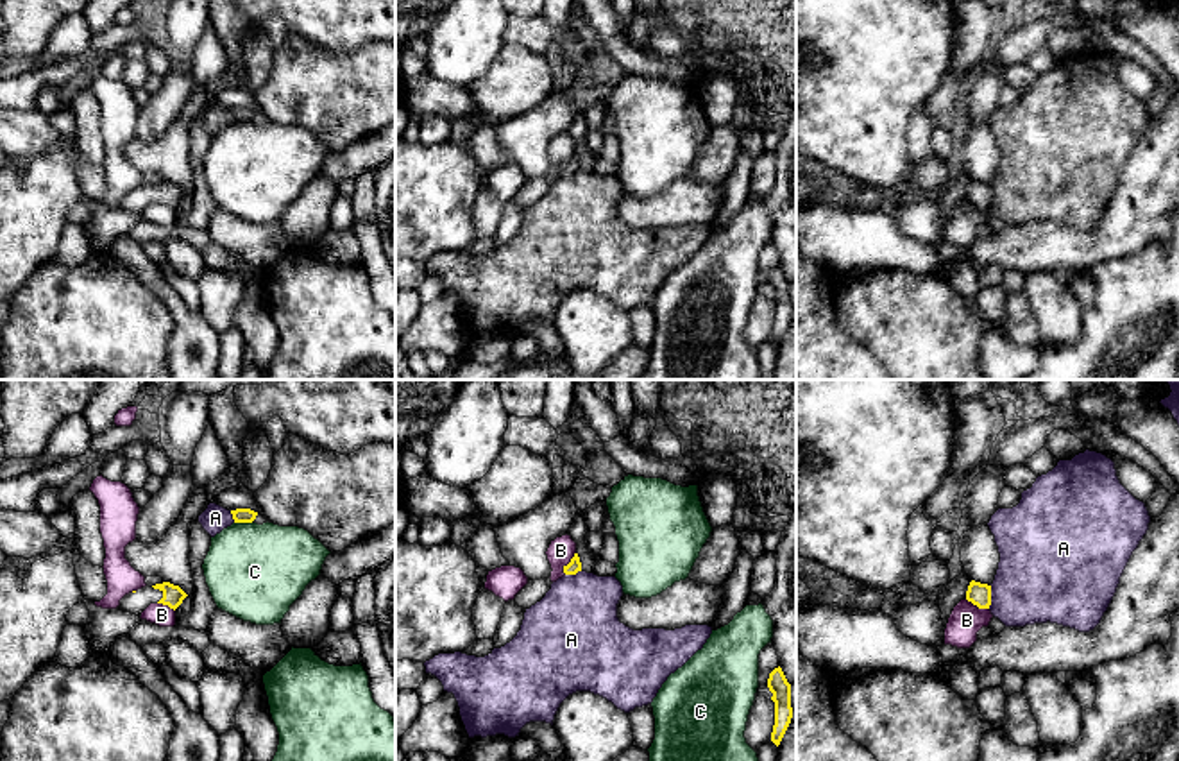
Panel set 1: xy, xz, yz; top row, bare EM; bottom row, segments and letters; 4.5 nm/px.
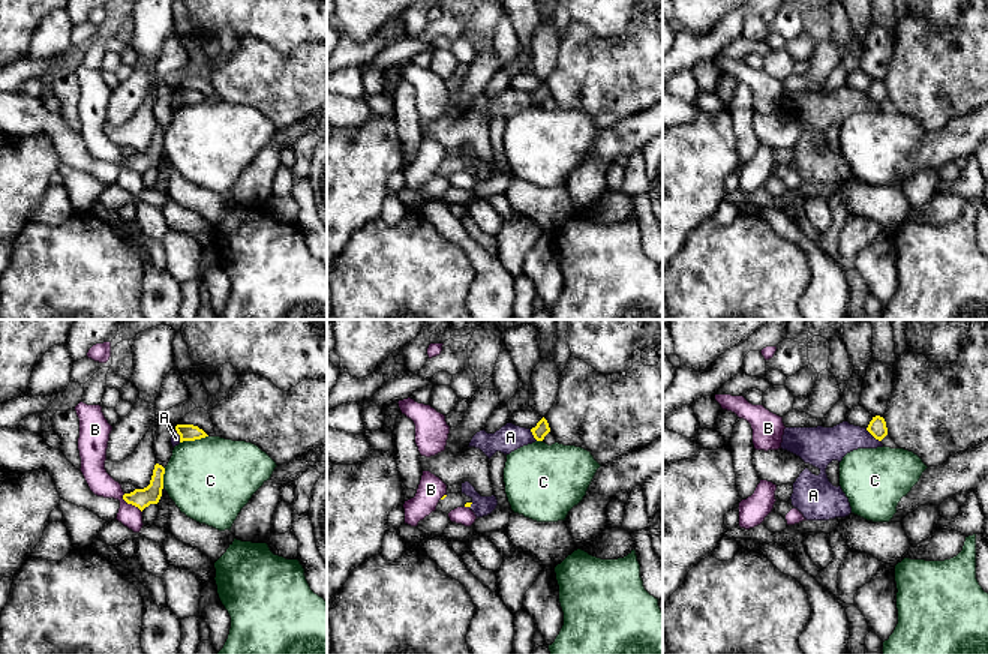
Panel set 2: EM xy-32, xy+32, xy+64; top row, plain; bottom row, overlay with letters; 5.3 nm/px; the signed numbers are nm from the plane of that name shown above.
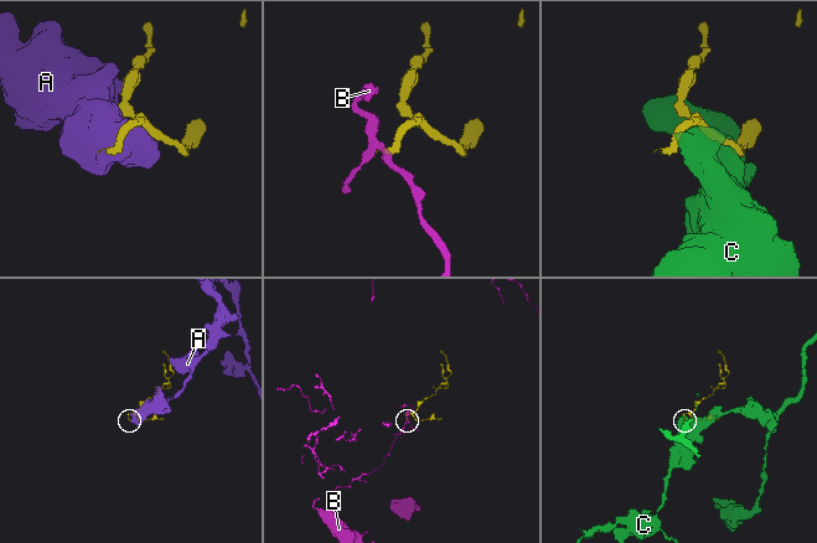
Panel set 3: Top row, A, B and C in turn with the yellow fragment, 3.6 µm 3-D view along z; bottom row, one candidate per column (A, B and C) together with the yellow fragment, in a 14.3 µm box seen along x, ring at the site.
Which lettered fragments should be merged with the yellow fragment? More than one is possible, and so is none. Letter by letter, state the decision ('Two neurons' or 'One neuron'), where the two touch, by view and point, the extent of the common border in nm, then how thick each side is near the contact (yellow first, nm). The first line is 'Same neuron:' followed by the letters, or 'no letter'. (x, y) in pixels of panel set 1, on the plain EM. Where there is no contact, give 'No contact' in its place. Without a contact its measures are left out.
Same neuron: no letter
A: Two neurons. Touches yellow at yz (990, 196). Shared border 110 nm. Thickness 100 nm (yellow) against 400 nm
B: Two neurons. Touches yellow at xz (569, 162). Shared border 120 nm. Thickness 60 nm (yellow) against 120 nm
C: Two neurons. Touches yellow at xy (244, 120). Shared border 90 nm. Thickness 60 nm (yellow) against 440 nm

